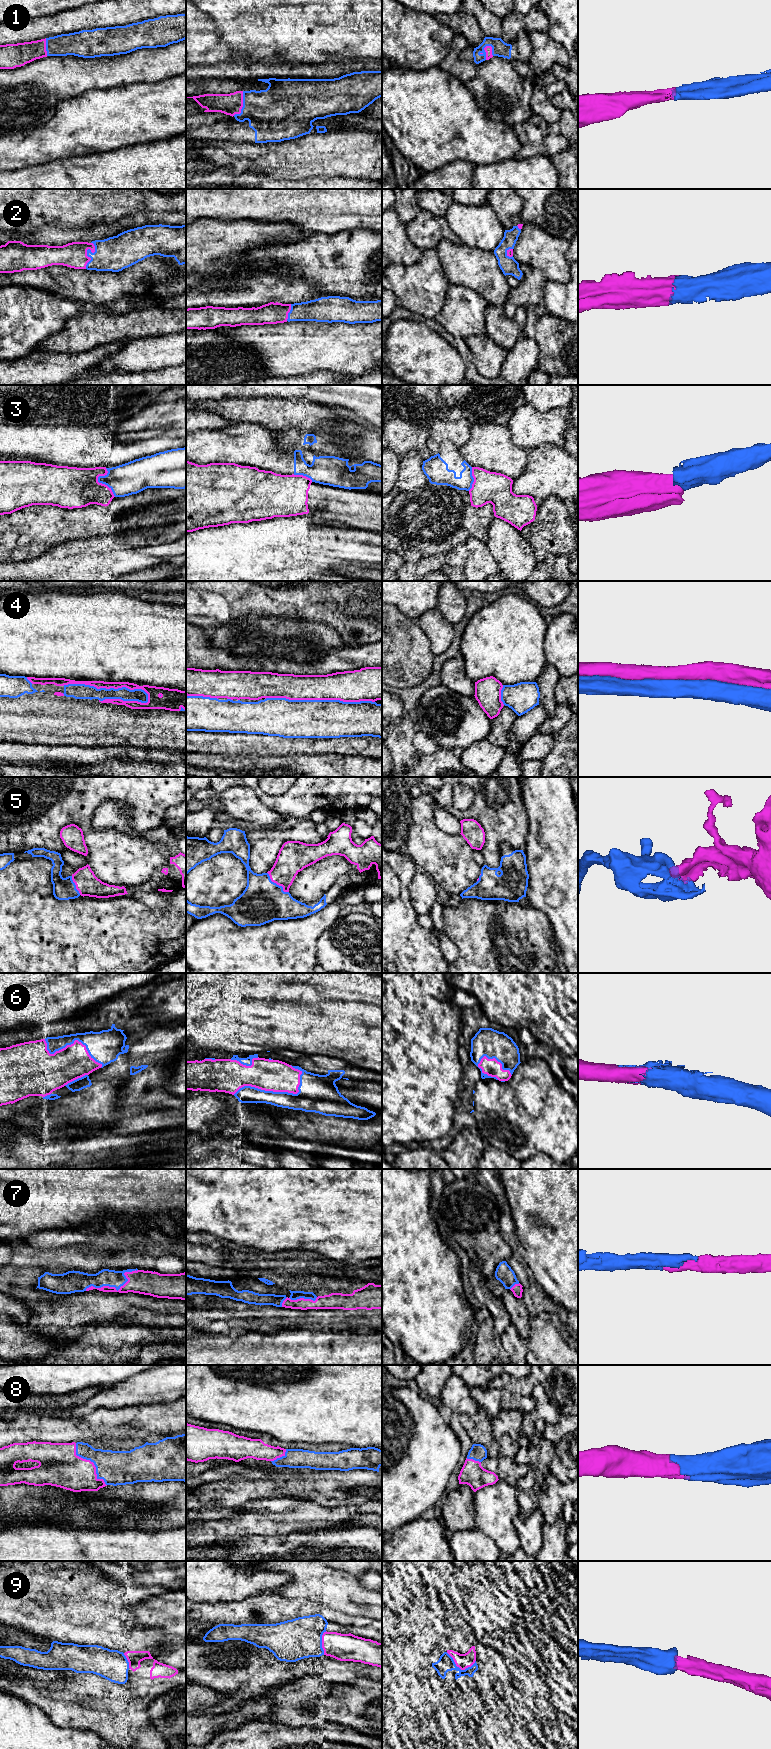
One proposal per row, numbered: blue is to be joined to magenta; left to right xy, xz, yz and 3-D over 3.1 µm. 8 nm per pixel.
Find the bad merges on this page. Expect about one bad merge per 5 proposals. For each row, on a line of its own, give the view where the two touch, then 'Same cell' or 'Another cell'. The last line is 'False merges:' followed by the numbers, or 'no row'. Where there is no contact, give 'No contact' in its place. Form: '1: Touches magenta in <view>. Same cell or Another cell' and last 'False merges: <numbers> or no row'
1: Touches magenta in xz. Same cell
2: Touches magenta in xy. Same cell
3: Touches magenta in xy. Another cell
4: Touches magenta in xy. Another cell
5: Touches magenta in xz. Same cell
6: Touches magenta in xz. Same cell
7: Touches magenta in xy. Same cell
8: Touches magenta in xy. Same cell
9: Touches magenta in yz. Same cell
False merges: 3, 4

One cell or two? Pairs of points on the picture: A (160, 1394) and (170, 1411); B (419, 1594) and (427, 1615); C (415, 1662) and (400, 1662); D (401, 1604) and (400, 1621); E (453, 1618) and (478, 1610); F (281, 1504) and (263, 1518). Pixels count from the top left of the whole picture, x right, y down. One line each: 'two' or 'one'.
A: two
B: two
C: one
D: two
E: two
F: one

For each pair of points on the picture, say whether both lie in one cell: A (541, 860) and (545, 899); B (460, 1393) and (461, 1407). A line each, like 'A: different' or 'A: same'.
A: same
B: same

